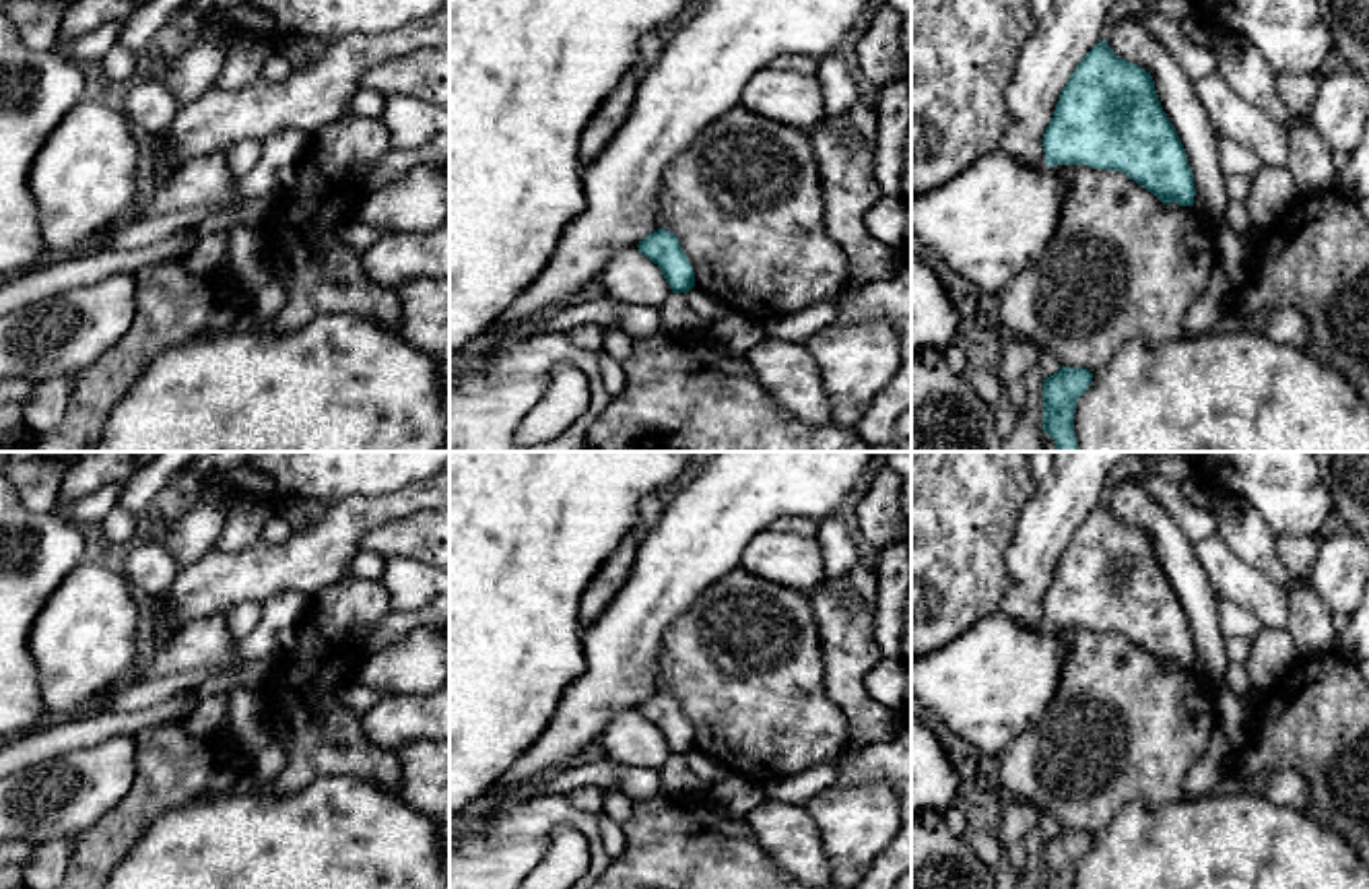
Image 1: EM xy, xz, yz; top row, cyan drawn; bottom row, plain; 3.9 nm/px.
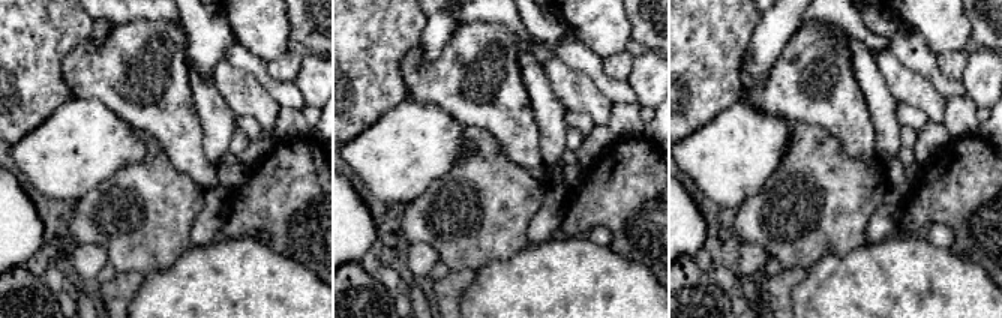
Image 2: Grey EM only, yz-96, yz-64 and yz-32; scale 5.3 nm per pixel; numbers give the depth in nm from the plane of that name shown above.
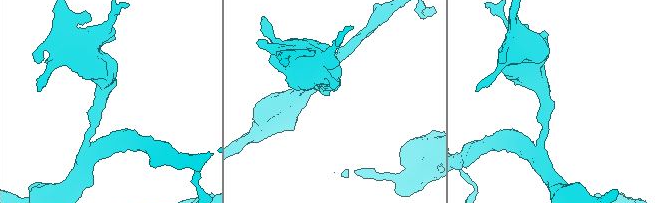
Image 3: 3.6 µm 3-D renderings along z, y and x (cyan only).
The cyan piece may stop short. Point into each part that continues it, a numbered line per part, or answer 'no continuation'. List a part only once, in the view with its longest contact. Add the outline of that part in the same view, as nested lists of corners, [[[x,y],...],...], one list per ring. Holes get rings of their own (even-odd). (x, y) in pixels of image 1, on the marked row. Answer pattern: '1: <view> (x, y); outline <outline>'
no continuation

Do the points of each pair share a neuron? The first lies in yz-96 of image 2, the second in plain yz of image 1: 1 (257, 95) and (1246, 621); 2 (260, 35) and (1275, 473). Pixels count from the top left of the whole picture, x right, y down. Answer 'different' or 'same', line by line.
1: different
2: same

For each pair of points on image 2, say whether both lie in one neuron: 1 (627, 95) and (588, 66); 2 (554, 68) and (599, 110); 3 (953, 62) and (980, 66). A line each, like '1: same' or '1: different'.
1: same
2: same
3: different

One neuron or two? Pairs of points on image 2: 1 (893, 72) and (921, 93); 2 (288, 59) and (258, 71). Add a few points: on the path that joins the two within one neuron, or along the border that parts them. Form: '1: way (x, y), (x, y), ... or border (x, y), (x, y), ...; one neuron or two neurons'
1: way (900, 80), (914, 90); one neuron
2: border (266, 63), (266, 71), (273, 78), (293, 81); two neurons

